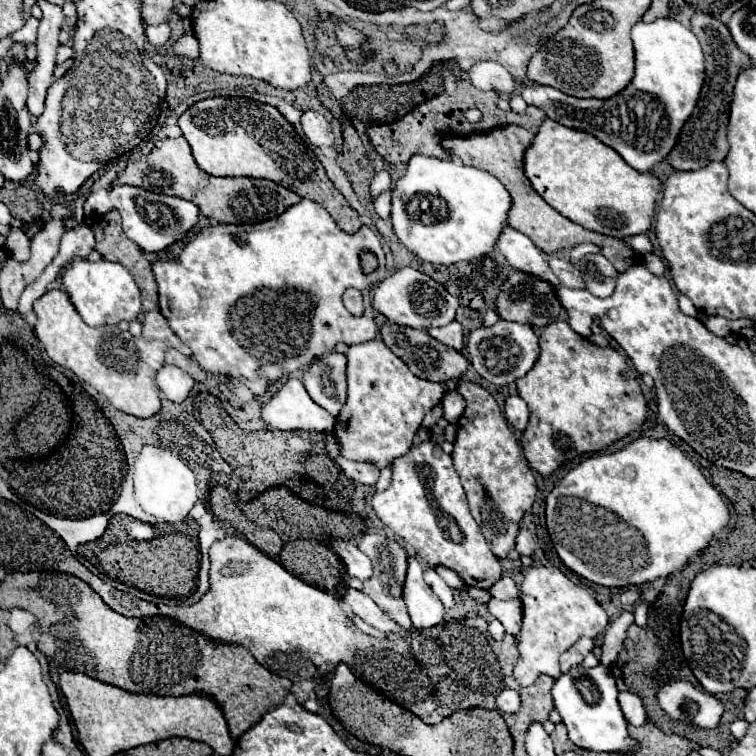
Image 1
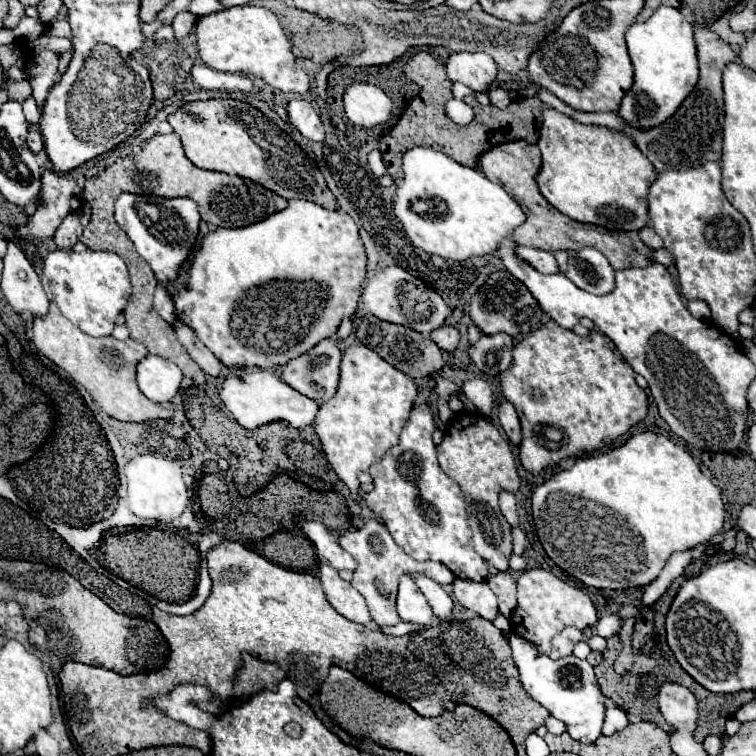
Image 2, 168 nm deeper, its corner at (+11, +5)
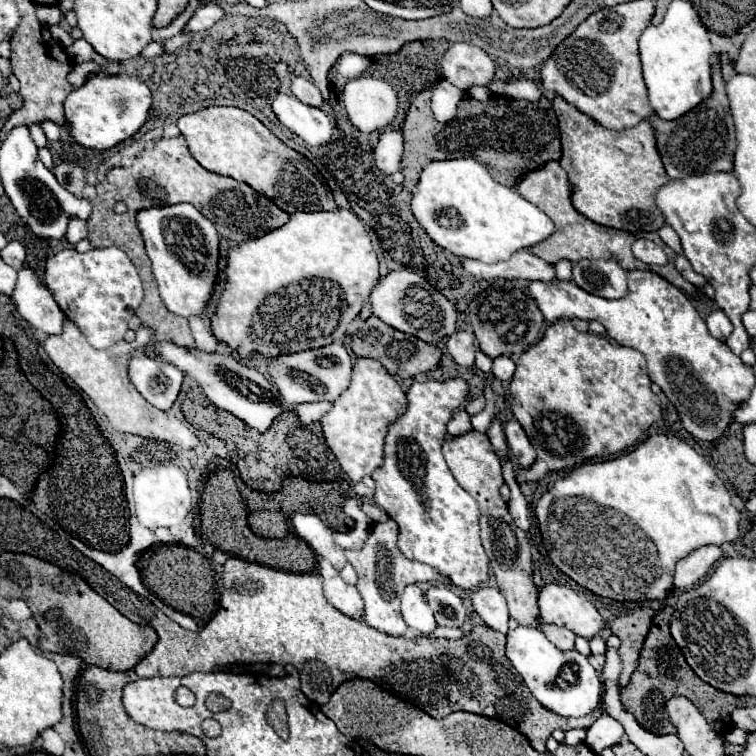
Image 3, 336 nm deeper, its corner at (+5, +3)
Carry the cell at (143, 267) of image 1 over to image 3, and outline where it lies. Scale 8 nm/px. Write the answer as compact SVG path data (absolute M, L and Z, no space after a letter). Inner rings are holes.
M164 127L155 128L146 133L138 132L133 137L127 140L145 140L146 148L136 157L125 157L123 165L111 169L107 173L107 177L97 185L97 197L93 199L93 213L91 217L87 219L87 225L89 225L89 241L93 247L119 247L123 249L129 259L135 263L139 275L141 275L141 281L143 281L143 287L145 287L145 299L143 303L139 305L139 309L135 311L135 315L143 321L143 325L147 327L153 327L155 329L155 337L153 337L153 343L155 339L167 339L179 347L195 347L195 341L191 337L191 331L189 331L189 325L187 325L187 319L185 317L177 317L173 315L171 311L167 311L167 307L163 305L161 297L159 297L159 291L157 291L157 283L155 283L155 277L151 275L151 265L149 265L149 257L145 253L145 243L143 243L143 237L141 237L141 231L137 225L127 225L127 219L129 217L135 217L137 211L141 209L149 209L149 207L163 207L165 201L167 205L175 205L175 203L191 203L197 211L201 211L213 225L215 229L219 231L221 237L233 241L233 243L243 243L247 239L255 239L255 237L261 237L273 229L279 229L283 227L287 221L289 221L289 215L285 211L281 211L273 201L269 201L265 195L257 193L255 189L251 189L247 183L239 183L231 177L223 177L223 175L217 175L217 173L211 173L207 169L203 169L189 153L187 149L187 143L185 143L185 137L179 135L179 137L172 137L173 139L163 139ZM123 201L127 205L127 213L119 215L115 213L115 203Z

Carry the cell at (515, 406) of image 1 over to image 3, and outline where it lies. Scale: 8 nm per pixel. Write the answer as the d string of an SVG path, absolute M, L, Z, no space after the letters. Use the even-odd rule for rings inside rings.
M511 419L507 425L505 425L505 437L507 437L507 445L509 445L509 451L513 453L513 457L517 459L517 463L523 467L523 469L529 469L533 463L535 463L535 449L531 445L531 441L527 439L523 427L519 425L517 419Z

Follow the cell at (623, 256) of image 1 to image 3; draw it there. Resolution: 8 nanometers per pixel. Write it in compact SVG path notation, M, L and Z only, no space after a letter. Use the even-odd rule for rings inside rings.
M551 161L551 163L543 165L541 169L527 173L527 175L521 179L521 183L517 185L517 191L519 191L527 201L531 201L535 207L539 207L539 209L555 223L555 235L551 235L551 239L543 241L543 243L539 243L539 247L531 247L531 251L533 251L537 257L541 257L543 261L555 265L555 263L561 261L561 259L567 259L567 261L571 261L571 263L581 261L581 259L615 259L625 271L634 269L655 271L657 275L661 275L663 279L667 279L667 281L669 281L671 285L675 285L677 289L681 289L681 291L693 295L695 299L699 299L697 287L691 285L691 283L687 283L687 281L679 275L679 271L675 269L675 263L673 263L675 253L659 239L657 233L651 233L649 239L655 241L657 245L661 245L661 247L665 249L665 253L667 253L667 257L669 257L669 263L663 265L663 267L645 265L645 263L641 263L639 259L634 257L633 253L631 253L631 245L633 245L634 239L640 239L637 237L637 233L633 234L623 230L609 229L609 227L603 227L603 225L597 225L597 223L589 221L585 215L581 215L581 213L573 207L573 203L571 203L569 177L567 177L565 169L563 169L557 161Z

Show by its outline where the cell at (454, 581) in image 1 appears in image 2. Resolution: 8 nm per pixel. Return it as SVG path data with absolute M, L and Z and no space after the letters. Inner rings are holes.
M377 519L367 521L361 529L343 533L339 537L339 545L345 551L349 551L359 563L357 571L353 573L351 585L365 597L369 613L371 613L371 617L373 617L373 621L377 625L395 625L395 623L401 621L397 611L395 611L395 597L397 597L397 581L399 581L399 577L403 573L423 573L423 575L427 575L429 579L433 579L433 581L437 581L441 585L451 585L455 581L453 571L449 567L445 567L443 563L437 563L437 561L421 561L419 563L413 557L409 557L393 541L389 531Z

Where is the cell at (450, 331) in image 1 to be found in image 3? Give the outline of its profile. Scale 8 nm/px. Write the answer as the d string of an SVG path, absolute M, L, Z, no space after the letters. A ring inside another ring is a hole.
M455 331L455 335L451 335L449 341L447 341L447 351L455 359L455 363L459 363L463 367L473 367L475 365L475 339L473 339L473 333Z

